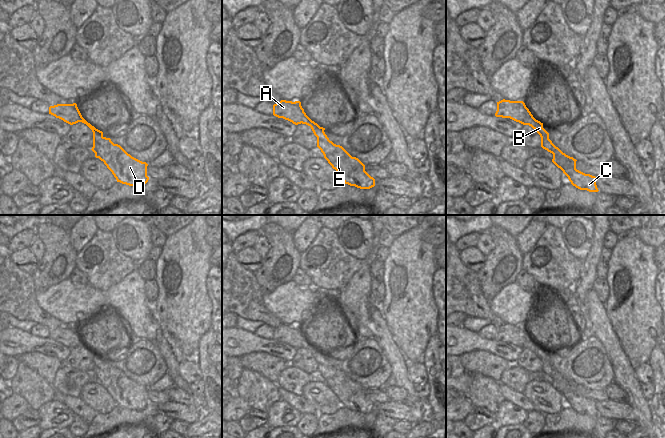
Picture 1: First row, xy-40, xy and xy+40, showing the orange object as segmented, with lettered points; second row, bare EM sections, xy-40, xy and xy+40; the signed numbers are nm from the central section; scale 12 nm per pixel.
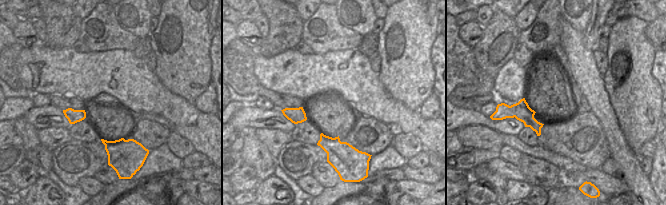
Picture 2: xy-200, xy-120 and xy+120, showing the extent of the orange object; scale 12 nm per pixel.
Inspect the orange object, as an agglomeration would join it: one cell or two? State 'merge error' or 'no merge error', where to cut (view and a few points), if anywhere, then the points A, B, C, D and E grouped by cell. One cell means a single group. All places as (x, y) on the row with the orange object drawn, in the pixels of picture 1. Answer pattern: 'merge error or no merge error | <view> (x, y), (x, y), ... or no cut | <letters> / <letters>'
merge error | xy+40 (529, 111), (526, 113), (523, 124) | A / B C D E

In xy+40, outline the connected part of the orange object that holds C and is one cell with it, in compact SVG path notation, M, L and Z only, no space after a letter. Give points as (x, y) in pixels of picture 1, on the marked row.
M530 111L526 113L524 125L529 125L536 130L541 137L541 147L553 154L552 162L563 171L573 186L589 192L599 191L596 185L596 177L577 170L577 160L563 153L552 143L549 139L549 133L543 128L543 123L536 120Z

